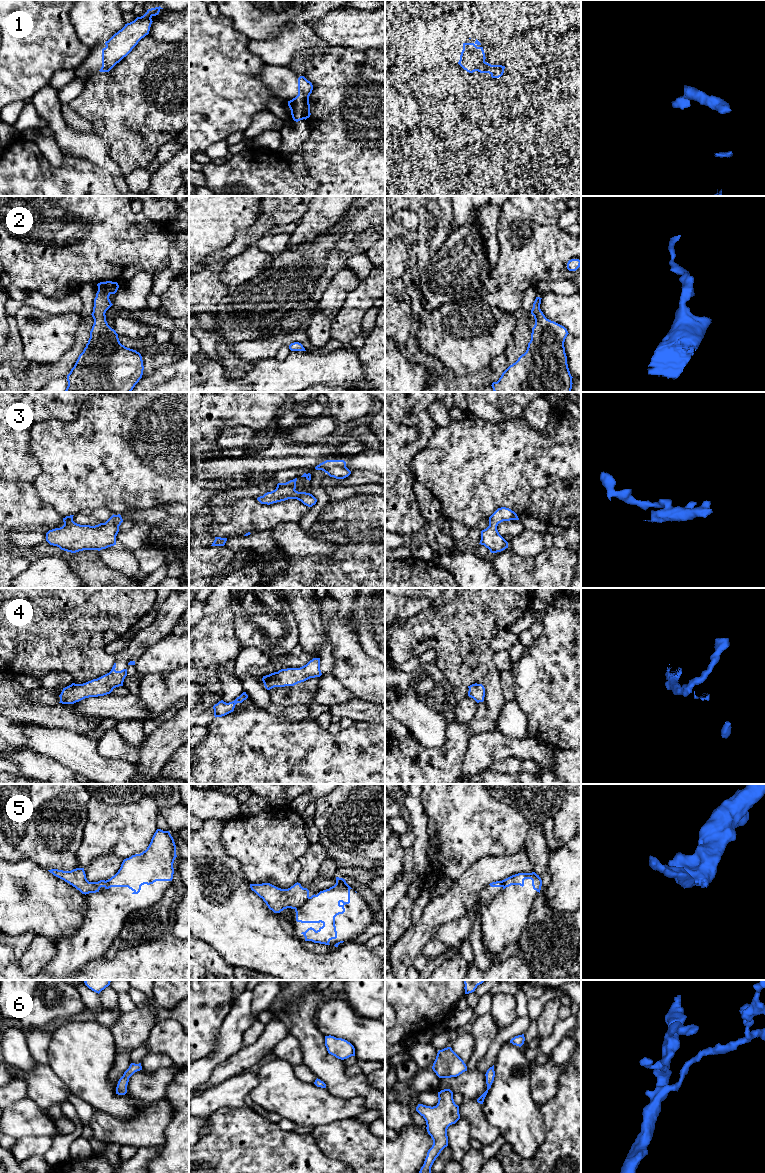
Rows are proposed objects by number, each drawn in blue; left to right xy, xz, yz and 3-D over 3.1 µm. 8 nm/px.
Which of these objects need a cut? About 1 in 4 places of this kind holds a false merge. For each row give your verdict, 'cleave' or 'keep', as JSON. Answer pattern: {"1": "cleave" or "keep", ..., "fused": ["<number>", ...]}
{"1": "cleave", "2": "keep", "3": "keep", "4": "keep", "5": "cleave", "6": "keep", "fused": ["1", "5"]}

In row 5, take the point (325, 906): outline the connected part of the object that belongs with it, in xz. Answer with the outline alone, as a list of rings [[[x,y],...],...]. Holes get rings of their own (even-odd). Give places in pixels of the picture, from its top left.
[[[336,877],[336,884],[329,889],[320,891],[317,895],[312,895],[304,904],[295,908],[296,921],[301,923],[322,923],[323,926],[317,931],[310,927],[301,934],[304,935],[305,941],[312,941],[330,945],[332,939],[337,938],[337,931],[335,926],[335,917],[345,912],[344,906],[350,903],[350,890],[352,888],[346,883],[345,879]]]

